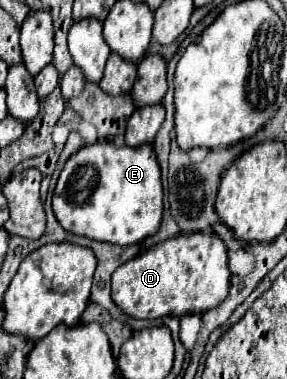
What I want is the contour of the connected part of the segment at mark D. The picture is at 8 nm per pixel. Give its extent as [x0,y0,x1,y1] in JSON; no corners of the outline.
[111,234,229,318]

